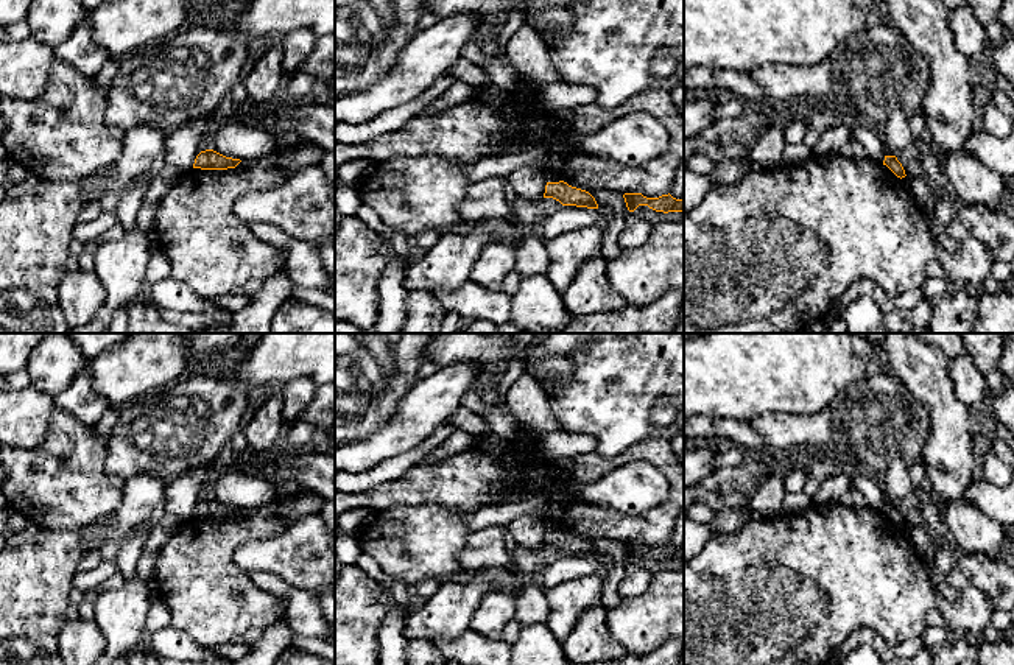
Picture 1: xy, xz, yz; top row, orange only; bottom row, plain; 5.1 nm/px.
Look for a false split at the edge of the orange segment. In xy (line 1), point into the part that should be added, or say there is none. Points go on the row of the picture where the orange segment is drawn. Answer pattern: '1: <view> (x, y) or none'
1: none

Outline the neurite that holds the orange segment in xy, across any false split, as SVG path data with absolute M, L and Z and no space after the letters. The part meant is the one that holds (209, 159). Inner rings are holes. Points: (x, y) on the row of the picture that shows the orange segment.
M206 150L196 156L193 168L227 170L235 168L240 162L241 162L240 159L226 157L213 150Z

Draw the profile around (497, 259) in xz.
M503 238L483 246L472 265L469 282L486 290L502 291L505 277L516 269L516 243Z

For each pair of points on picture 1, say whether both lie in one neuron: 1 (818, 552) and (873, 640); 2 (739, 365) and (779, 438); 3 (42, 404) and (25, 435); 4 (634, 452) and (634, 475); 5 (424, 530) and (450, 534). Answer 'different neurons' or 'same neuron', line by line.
1: different neurons
2: different neurons
3: same neuron
4: different neurons
5: same neuron

